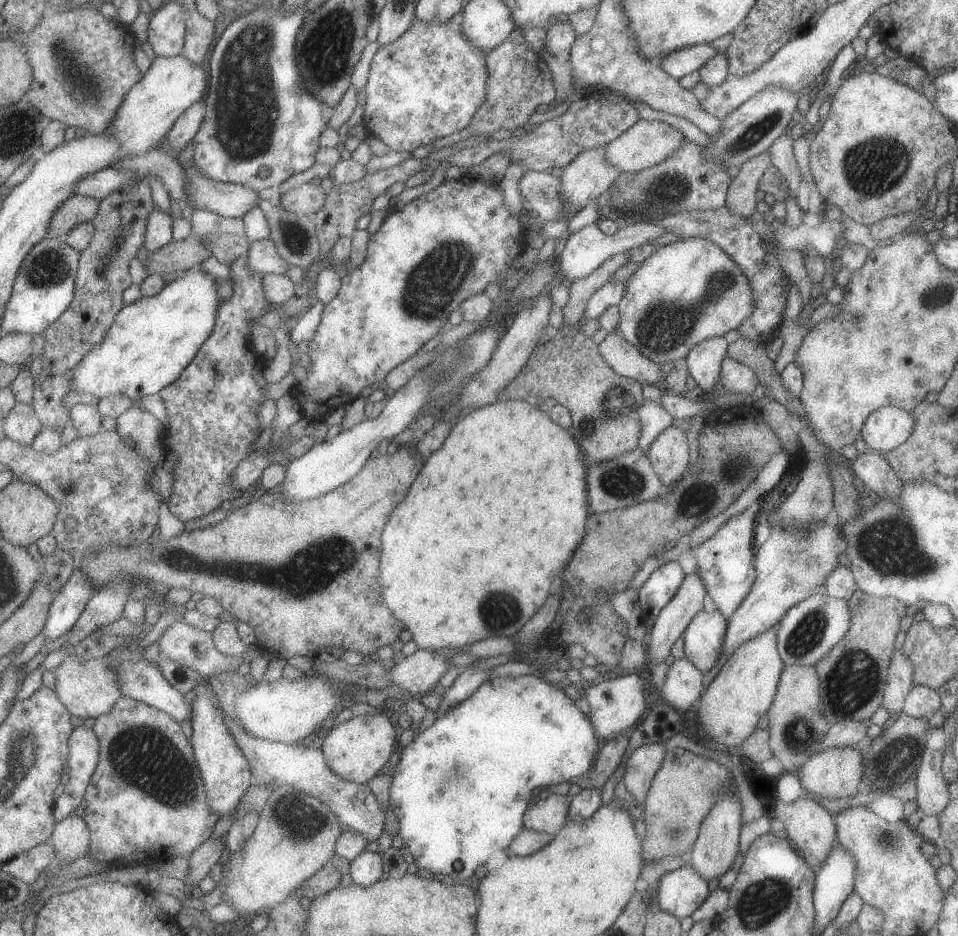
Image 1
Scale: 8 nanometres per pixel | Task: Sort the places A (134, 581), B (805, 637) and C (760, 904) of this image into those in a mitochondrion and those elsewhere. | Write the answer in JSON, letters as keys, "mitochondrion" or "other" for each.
{"A":"other","B":"mitochondrion","C":"mitochondrion"}

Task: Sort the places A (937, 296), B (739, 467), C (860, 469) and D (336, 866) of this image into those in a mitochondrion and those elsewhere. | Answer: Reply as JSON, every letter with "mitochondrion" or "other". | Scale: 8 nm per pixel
{"A":"mitochondrion","B":"mitochondrion","C":"other","D":"other"}

